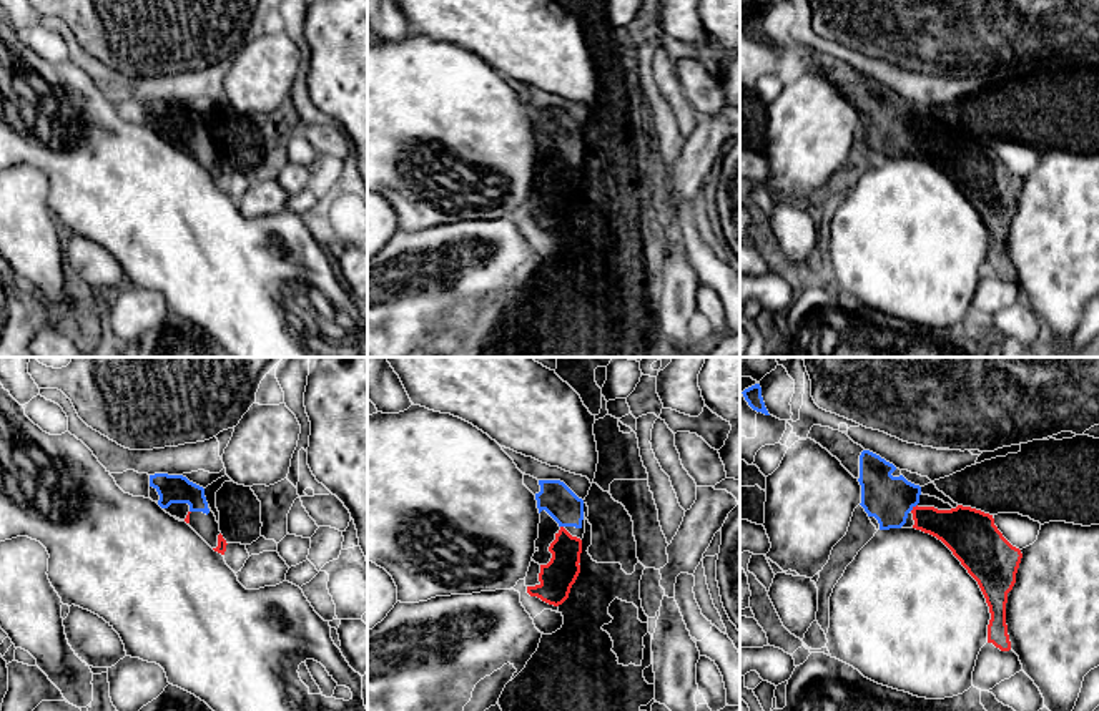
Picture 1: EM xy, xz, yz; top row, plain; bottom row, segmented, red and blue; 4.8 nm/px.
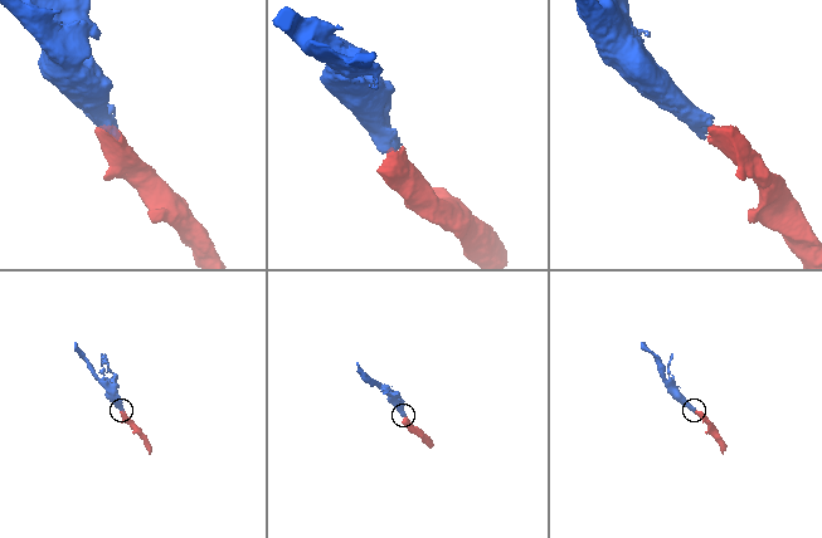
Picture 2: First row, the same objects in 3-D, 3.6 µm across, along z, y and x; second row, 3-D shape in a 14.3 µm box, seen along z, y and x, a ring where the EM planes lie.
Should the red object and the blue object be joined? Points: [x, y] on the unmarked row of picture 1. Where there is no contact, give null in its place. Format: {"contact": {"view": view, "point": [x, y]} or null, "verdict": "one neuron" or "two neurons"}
{"contact": {"view": "yz", "point": [913, 135]}, "verdict": "one neuron"}

